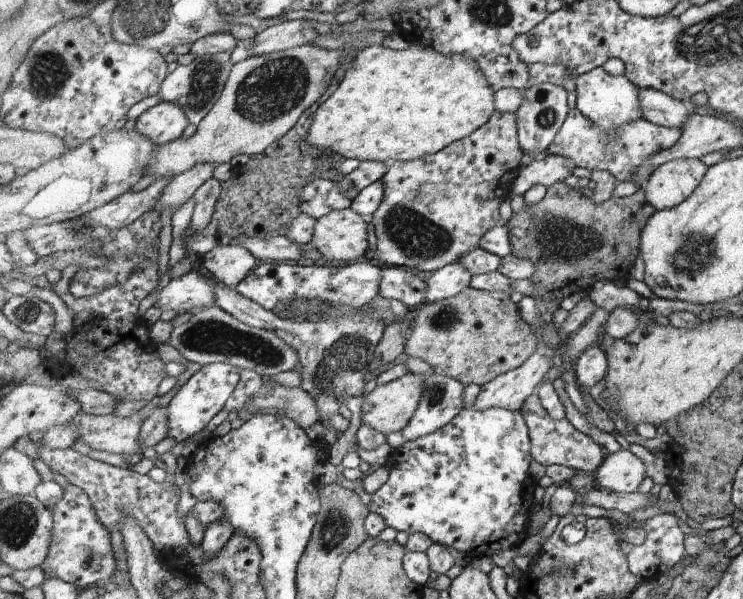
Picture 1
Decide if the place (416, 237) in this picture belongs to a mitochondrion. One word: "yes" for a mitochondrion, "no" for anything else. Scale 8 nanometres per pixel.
yes

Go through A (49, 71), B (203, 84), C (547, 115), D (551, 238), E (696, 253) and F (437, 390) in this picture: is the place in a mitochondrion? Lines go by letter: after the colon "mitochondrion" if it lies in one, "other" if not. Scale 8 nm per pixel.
A: mitochondrion
B: mitochondrion
C: mitochondrion
D: mitochondrion
E: mitochondrion
F: mitochondrion

